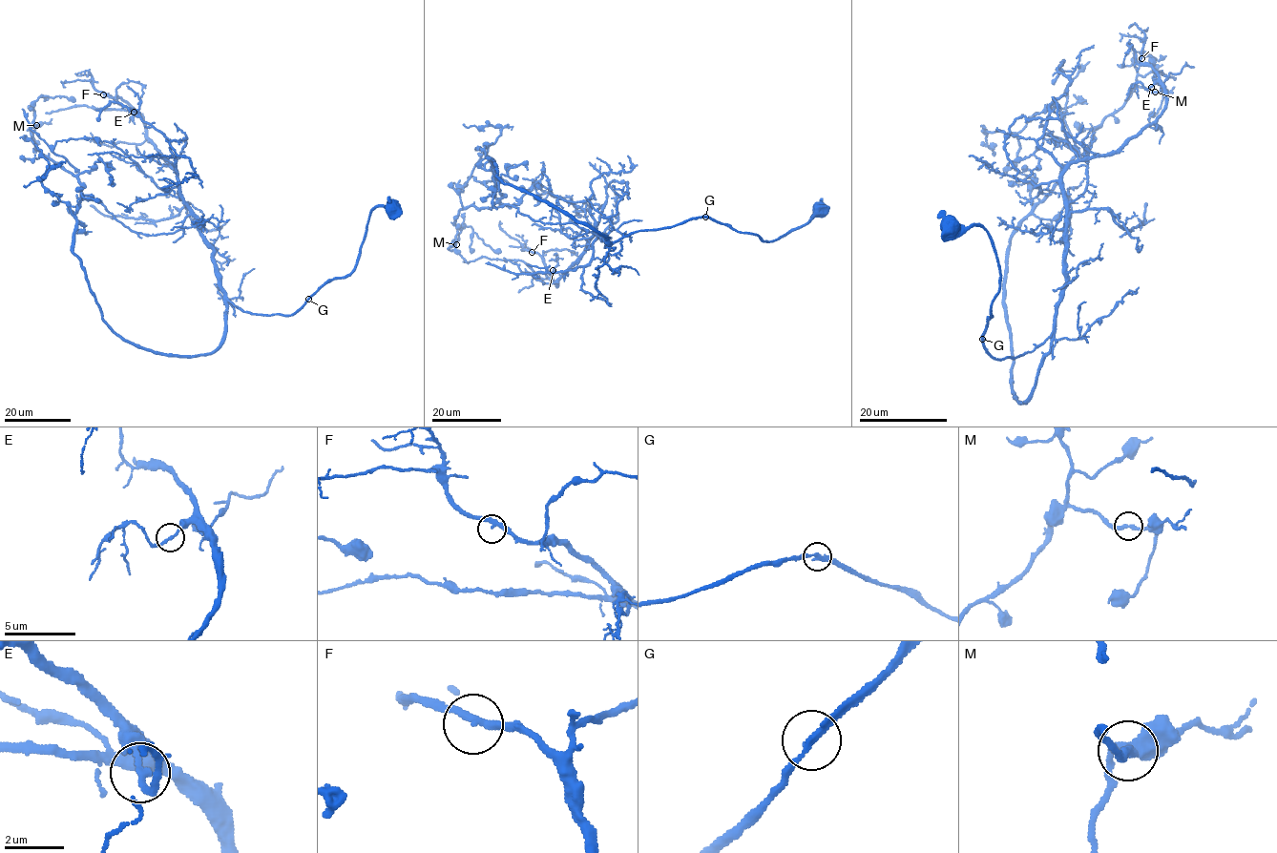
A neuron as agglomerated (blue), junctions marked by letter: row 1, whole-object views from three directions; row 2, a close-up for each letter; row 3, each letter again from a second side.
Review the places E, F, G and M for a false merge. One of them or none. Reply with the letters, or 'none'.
none

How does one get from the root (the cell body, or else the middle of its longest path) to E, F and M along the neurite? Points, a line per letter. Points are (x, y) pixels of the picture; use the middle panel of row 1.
E: (819, 209), (767, 241), (704, 217), (632, 232), (608, 245), (597, 224), (556, 285), (553, 270)
F: (819, 209), (767, 241), (704, 217), (632, 232), (608, 245), (597, 224), (556, 285), (532, 252)
M: (819, 209), (775, 240), (704, 217), (609, 244), (503, 183), (489, 158), (503, 195), (461, 208), (455, 245)

